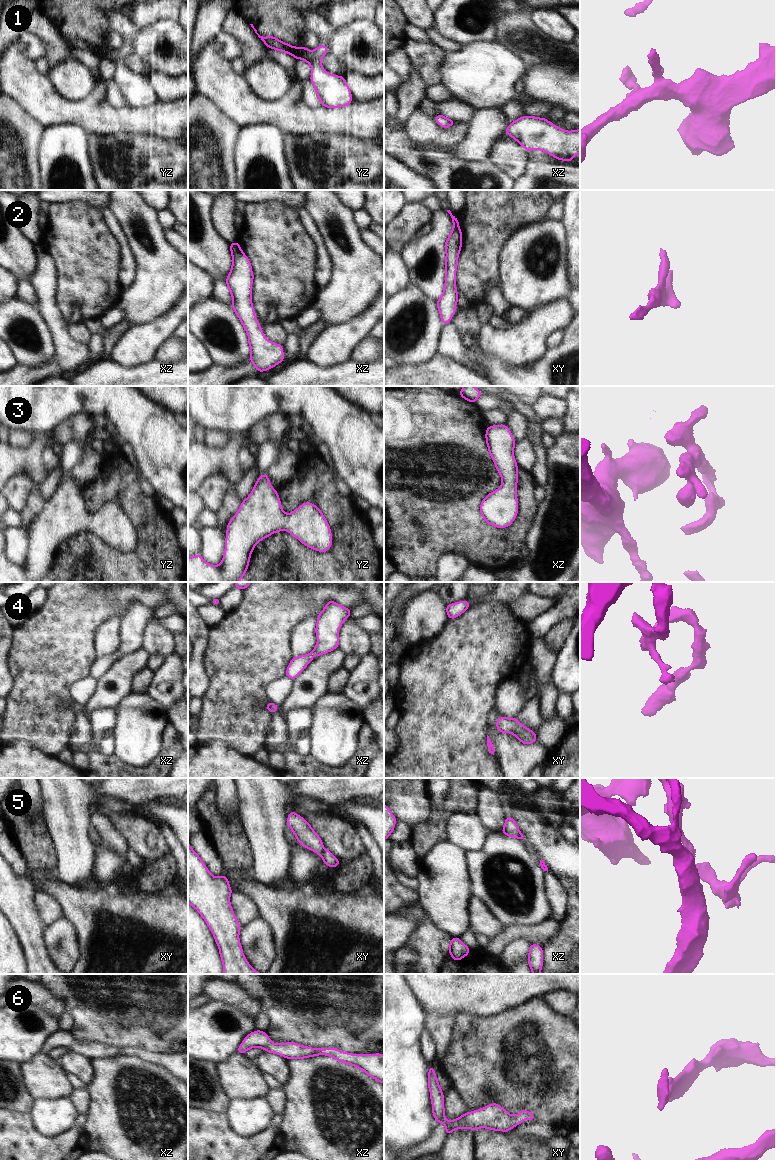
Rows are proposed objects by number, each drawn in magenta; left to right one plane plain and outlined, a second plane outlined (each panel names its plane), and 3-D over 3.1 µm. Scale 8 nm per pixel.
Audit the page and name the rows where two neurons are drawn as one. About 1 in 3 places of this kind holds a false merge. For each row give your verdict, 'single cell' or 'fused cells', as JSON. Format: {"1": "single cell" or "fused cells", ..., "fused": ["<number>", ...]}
{"1": "single cell", "2": "single cell", "3": "single cell", "4": "single cell", "5": "fused cells", "6": "single cell", "fused": ["5"]}

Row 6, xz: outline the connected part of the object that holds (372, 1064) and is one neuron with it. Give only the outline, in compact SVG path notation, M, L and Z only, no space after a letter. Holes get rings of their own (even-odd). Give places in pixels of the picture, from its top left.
M261 1030L248 1034L238 1047L237 1053L244 1054L247 1050L255 1047L262 1048L266 1052L279 1054L288 1060L309 1058L321 1054L330 1056L339 1062L363 1070L368 1076L384 1084L384 1054L350 1054L337 1048L310 1048L294 1042L274 1044L266 1032Z

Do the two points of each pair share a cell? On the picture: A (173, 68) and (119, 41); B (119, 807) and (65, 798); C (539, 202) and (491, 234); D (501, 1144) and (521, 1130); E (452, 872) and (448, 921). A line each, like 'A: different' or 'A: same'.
A: same
B: same
C: same
D: different
E: same

